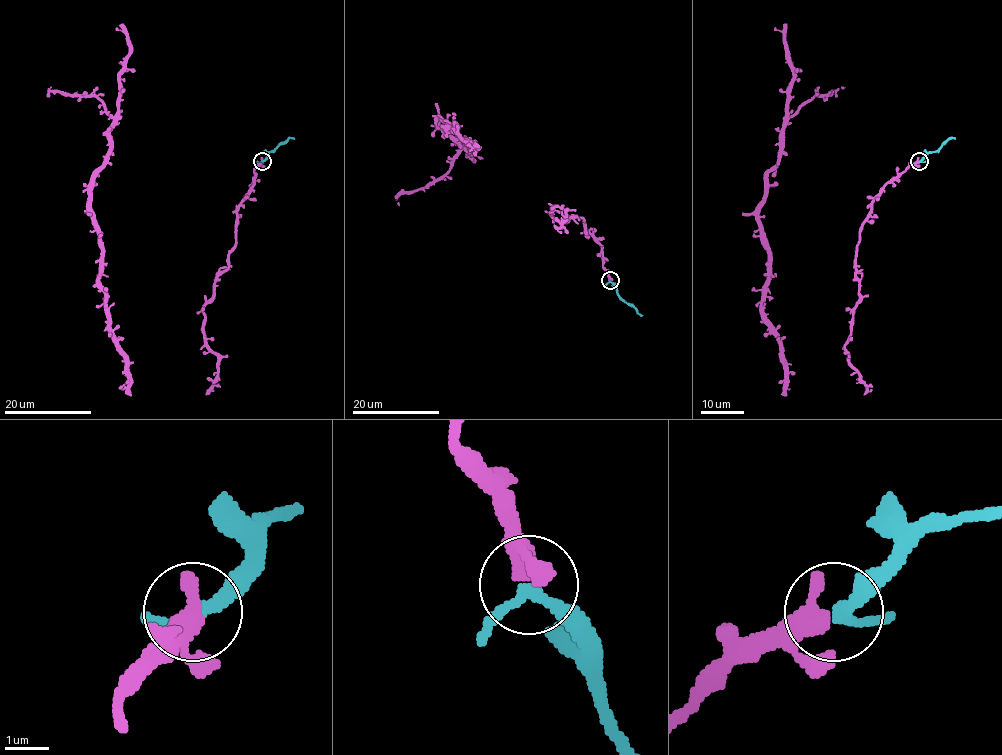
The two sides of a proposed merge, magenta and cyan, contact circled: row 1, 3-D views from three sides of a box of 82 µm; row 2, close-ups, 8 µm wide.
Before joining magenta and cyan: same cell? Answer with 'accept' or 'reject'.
accept

